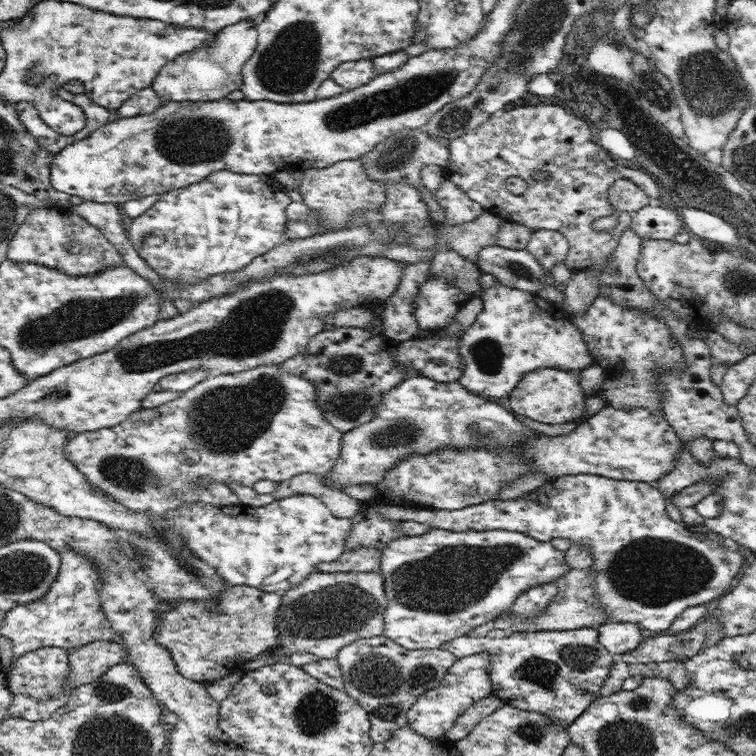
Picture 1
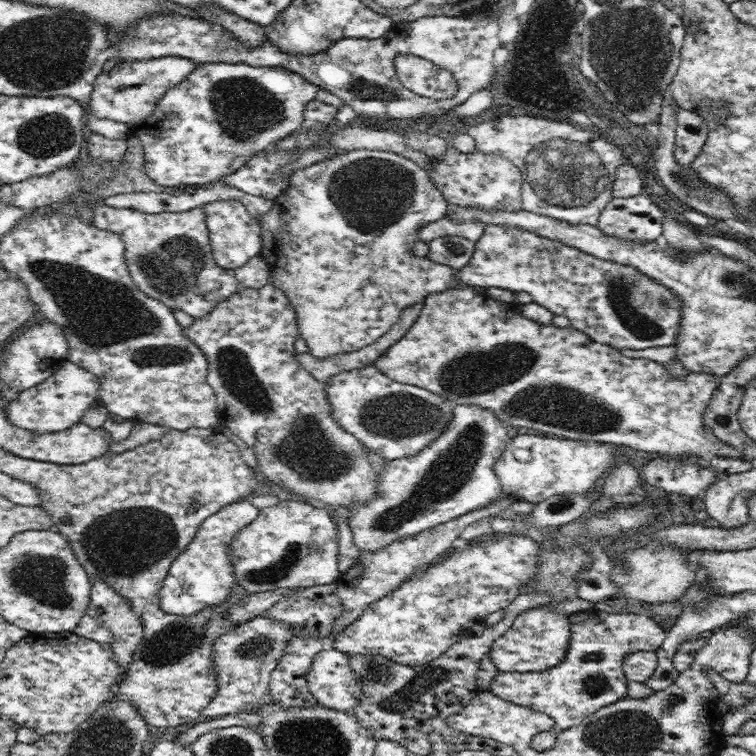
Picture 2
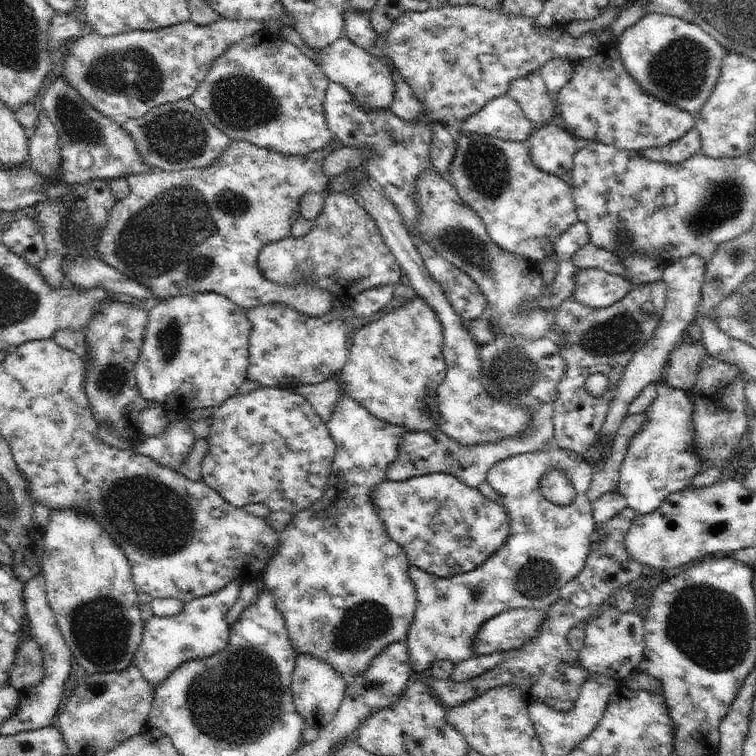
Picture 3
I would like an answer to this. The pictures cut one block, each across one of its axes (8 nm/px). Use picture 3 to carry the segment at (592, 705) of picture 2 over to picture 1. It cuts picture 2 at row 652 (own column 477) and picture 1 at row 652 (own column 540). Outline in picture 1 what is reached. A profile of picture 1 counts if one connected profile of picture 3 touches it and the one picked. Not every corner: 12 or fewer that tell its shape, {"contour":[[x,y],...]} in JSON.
{"contour":[[599,630],[466,634],[491,694],[568,728],[616,657]]}

